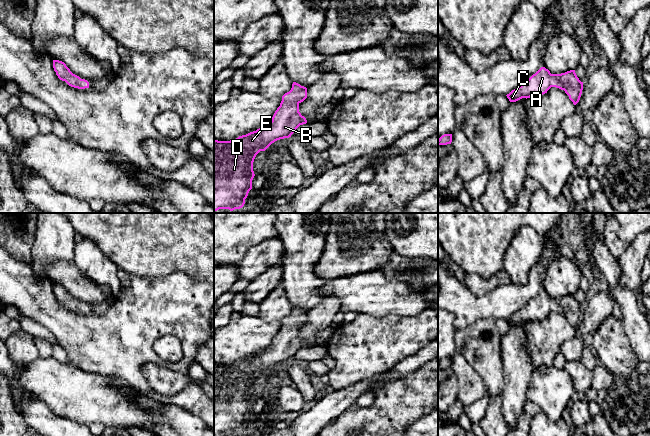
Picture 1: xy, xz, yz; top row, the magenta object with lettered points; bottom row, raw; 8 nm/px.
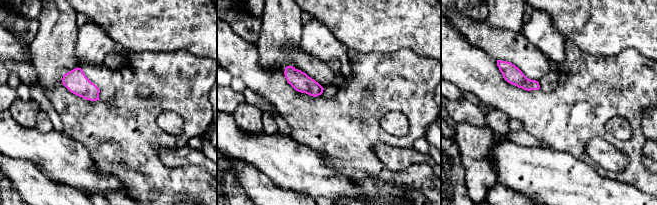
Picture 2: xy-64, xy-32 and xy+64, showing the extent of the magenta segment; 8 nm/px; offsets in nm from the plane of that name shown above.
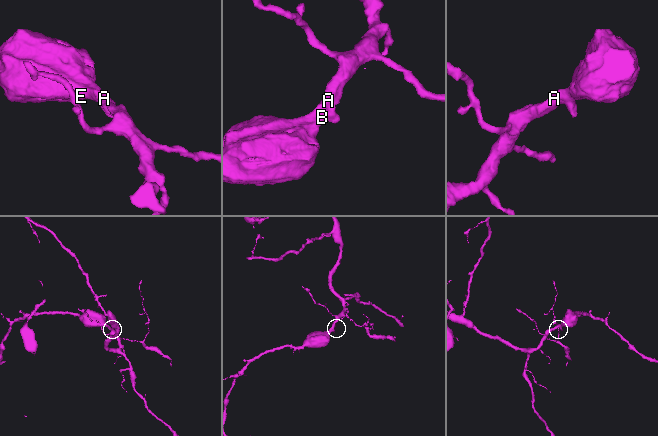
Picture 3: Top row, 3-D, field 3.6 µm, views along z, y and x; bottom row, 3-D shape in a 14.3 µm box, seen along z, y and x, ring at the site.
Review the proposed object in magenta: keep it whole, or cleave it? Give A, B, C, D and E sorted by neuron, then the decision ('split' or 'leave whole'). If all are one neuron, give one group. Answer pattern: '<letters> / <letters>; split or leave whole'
A B C D E; leave whole

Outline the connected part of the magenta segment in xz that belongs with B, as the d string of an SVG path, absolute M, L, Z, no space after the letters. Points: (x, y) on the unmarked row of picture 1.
M293 306L269 348L234 364L214 363L214 436L244 430L252 413L256 379L275 365L291 361L300 349L307 347L299 336L299 328L306 322L307 312Z

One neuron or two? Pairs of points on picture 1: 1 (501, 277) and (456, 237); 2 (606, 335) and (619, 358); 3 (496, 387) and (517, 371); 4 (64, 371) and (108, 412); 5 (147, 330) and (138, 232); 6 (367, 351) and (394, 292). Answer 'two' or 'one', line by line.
1: two
2: one
3: two
4: one
5: two
6: two

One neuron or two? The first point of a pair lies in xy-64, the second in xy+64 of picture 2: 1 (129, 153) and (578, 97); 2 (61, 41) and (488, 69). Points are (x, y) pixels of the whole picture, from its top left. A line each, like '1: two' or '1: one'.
1: one
2: two

